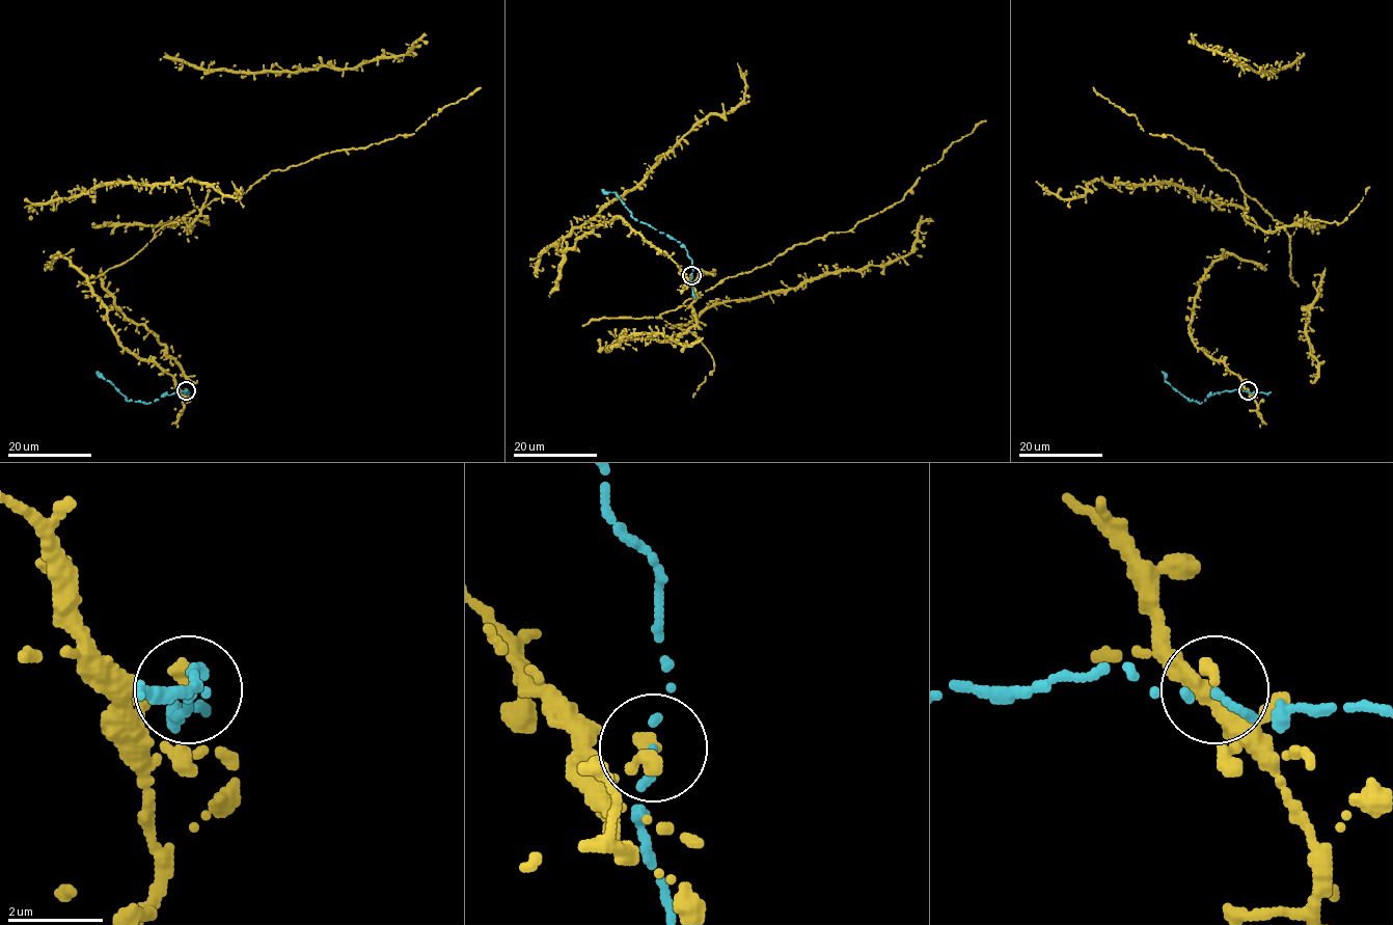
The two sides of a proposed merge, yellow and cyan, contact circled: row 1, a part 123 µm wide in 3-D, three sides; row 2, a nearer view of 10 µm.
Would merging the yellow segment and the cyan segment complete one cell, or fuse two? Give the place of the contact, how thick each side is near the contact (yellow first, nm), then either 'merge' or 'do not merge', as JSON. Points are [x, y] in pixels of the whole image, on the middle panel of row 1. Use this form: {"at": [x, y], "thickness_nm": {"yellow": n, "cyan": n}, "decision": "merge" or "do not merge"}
{"at": [691, 275], "thickness_nm": {"yellow": 280, "cyan": 140}, "decision": "do not merge"}

